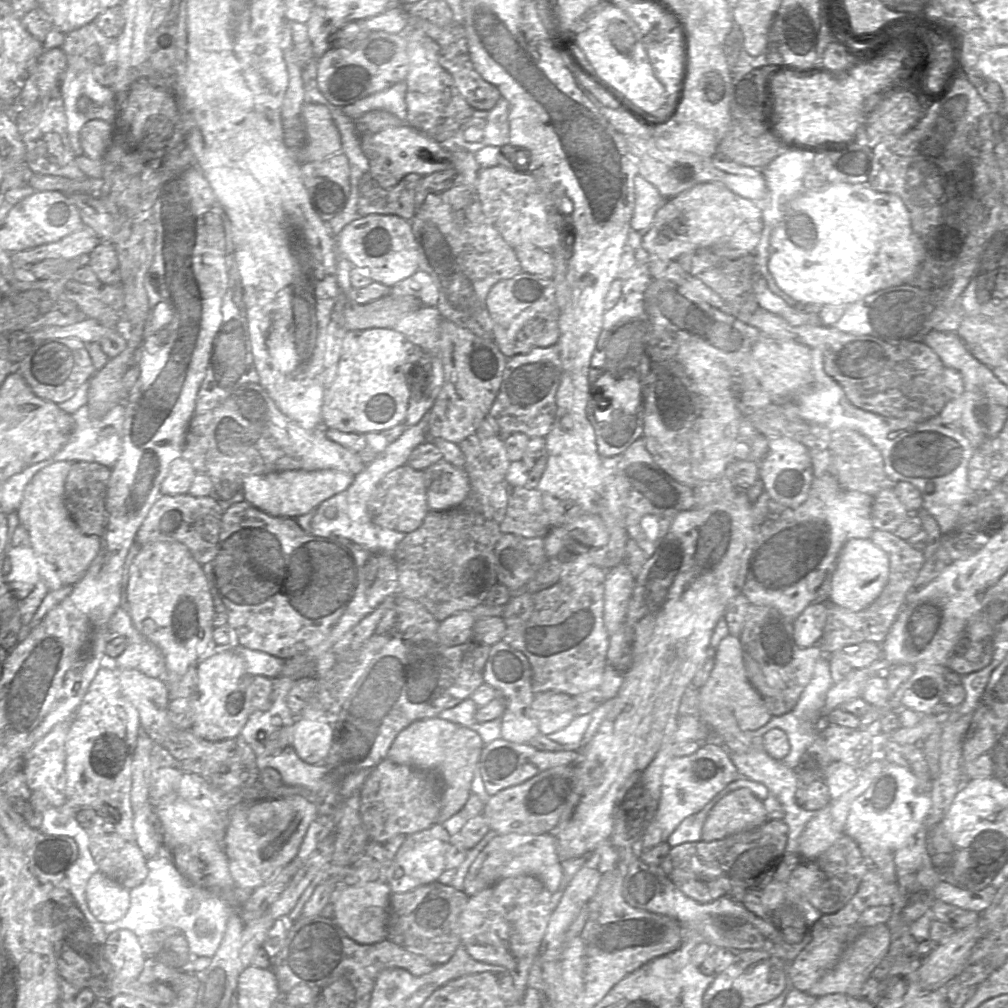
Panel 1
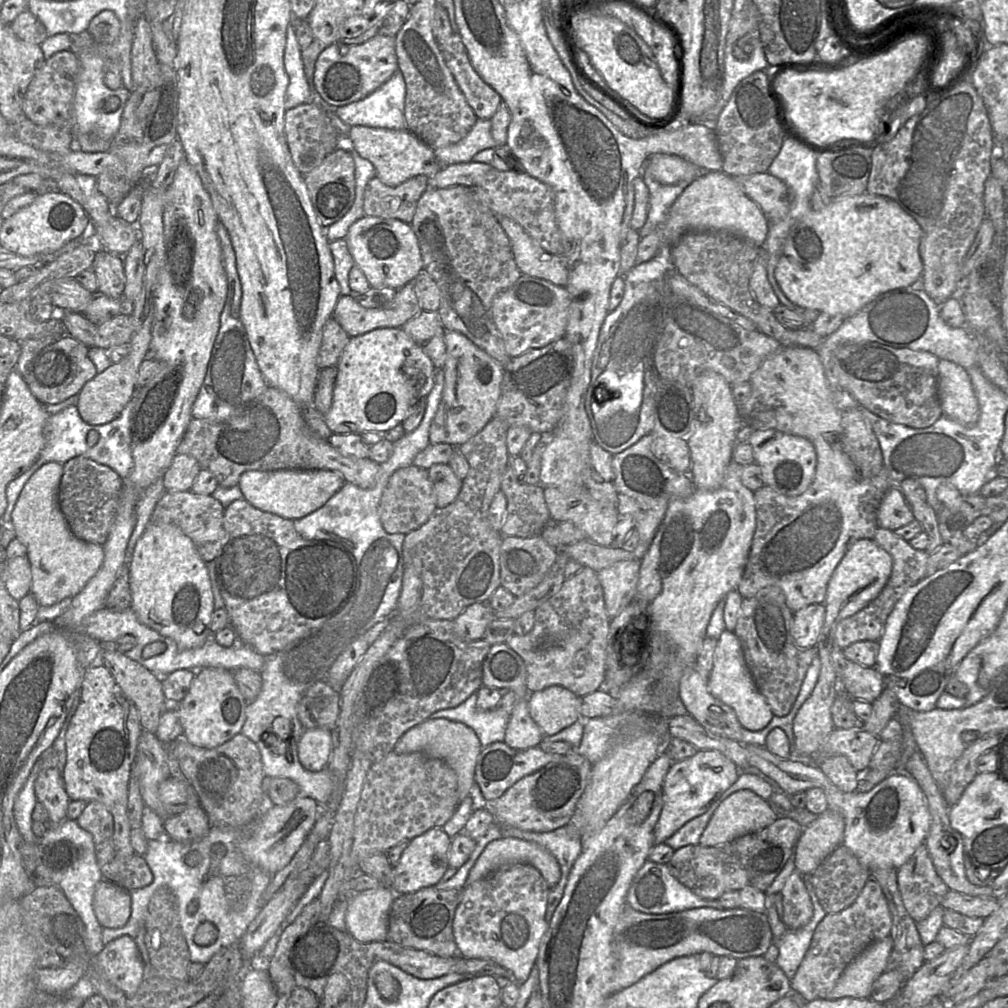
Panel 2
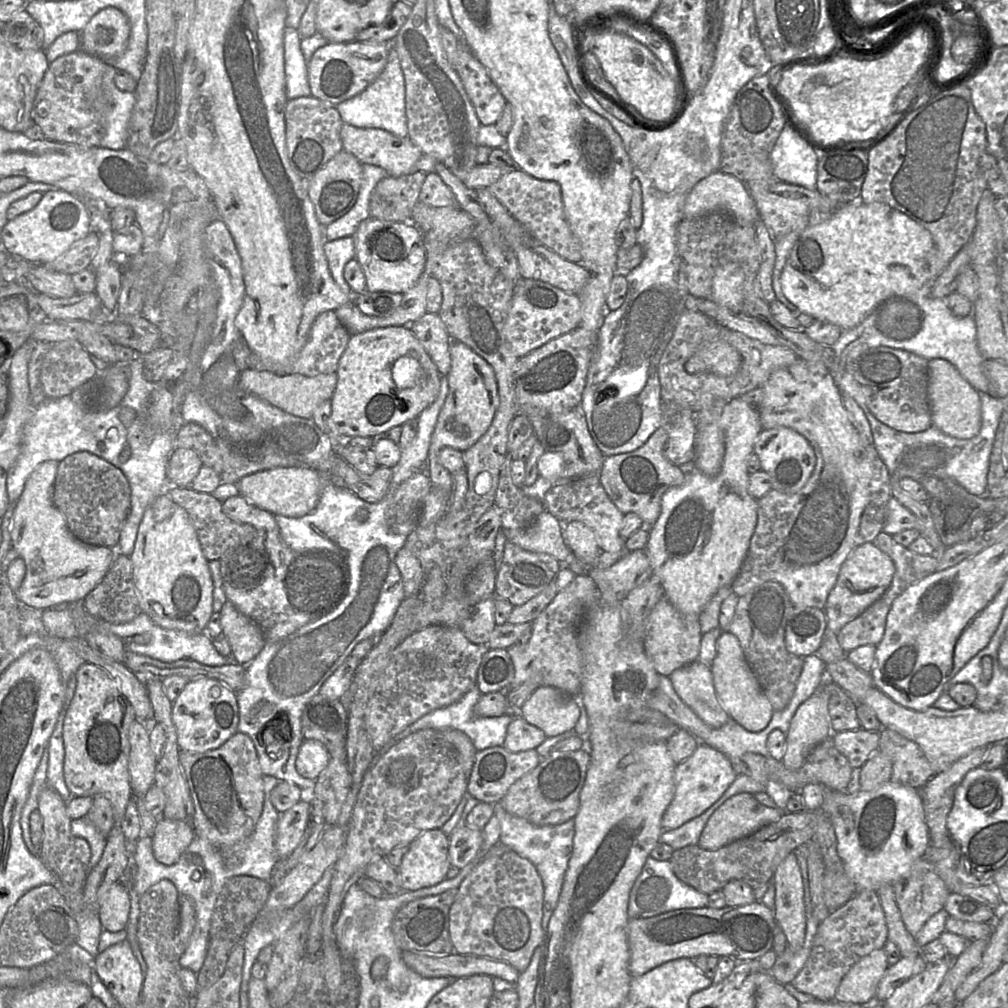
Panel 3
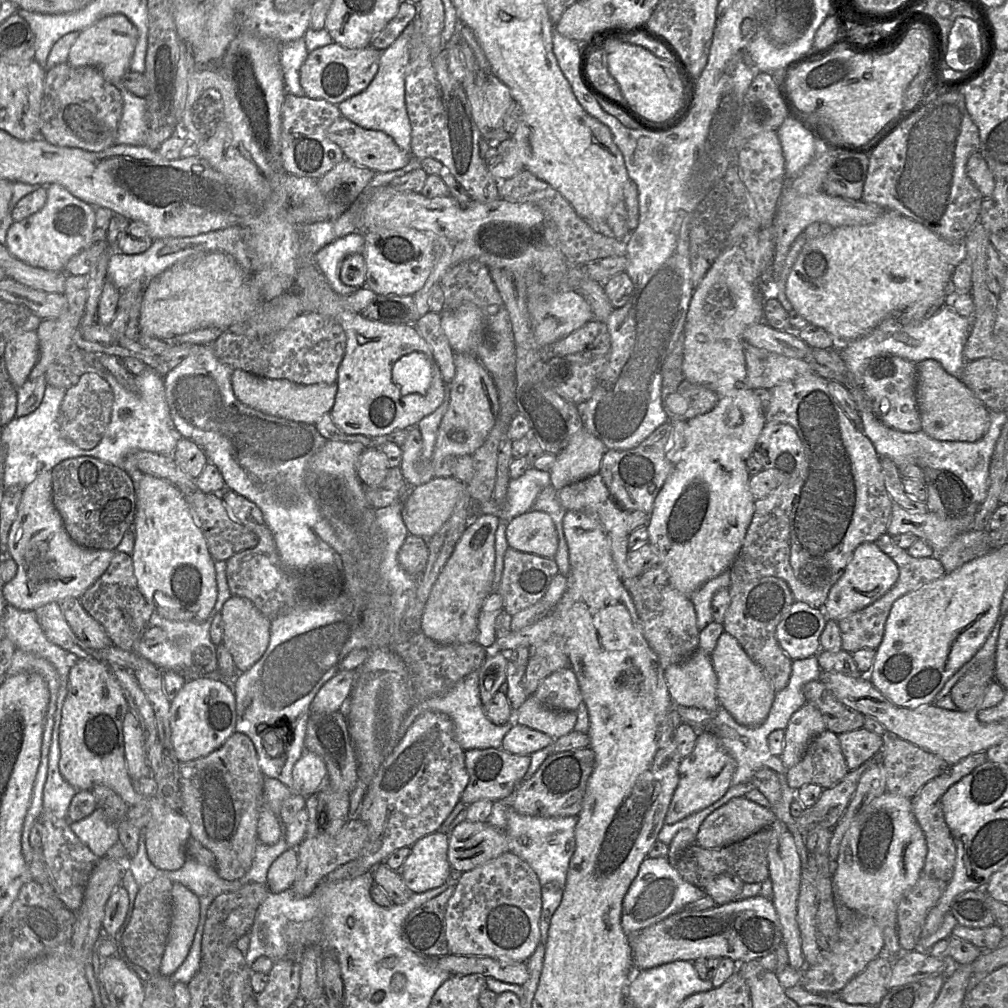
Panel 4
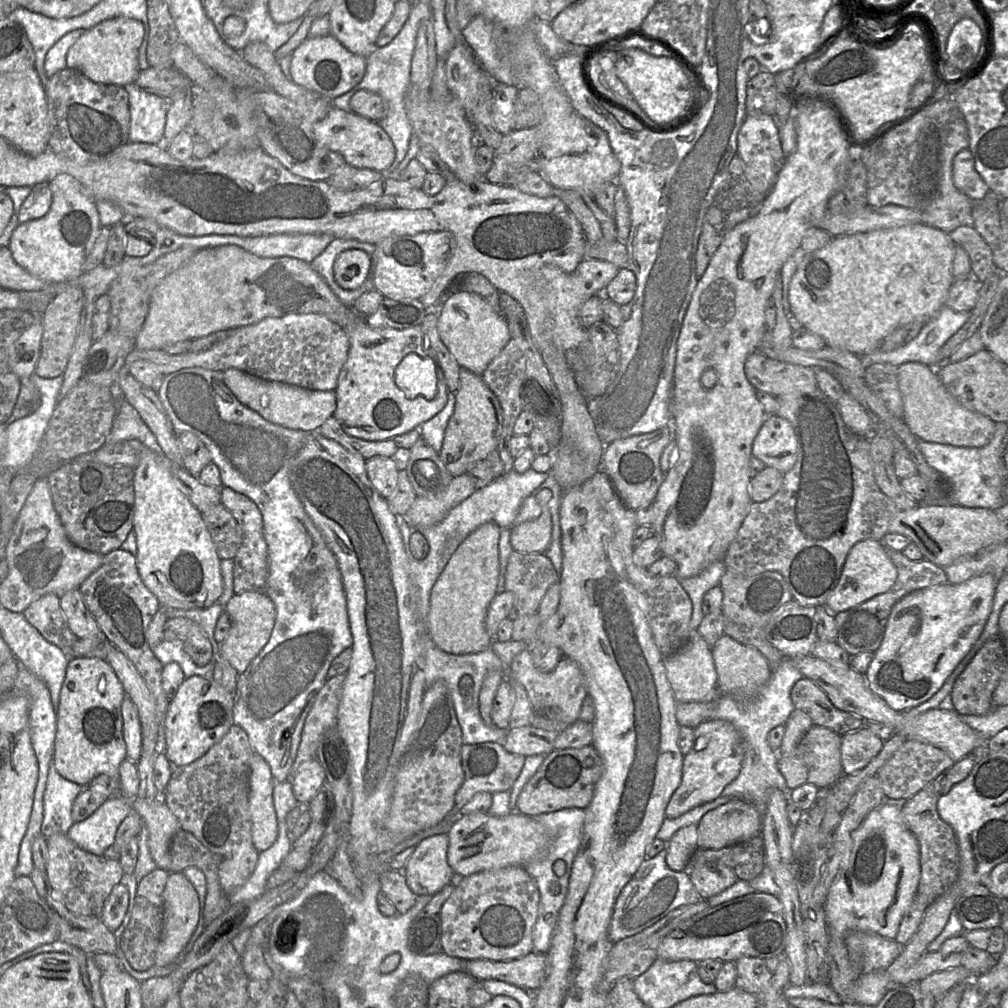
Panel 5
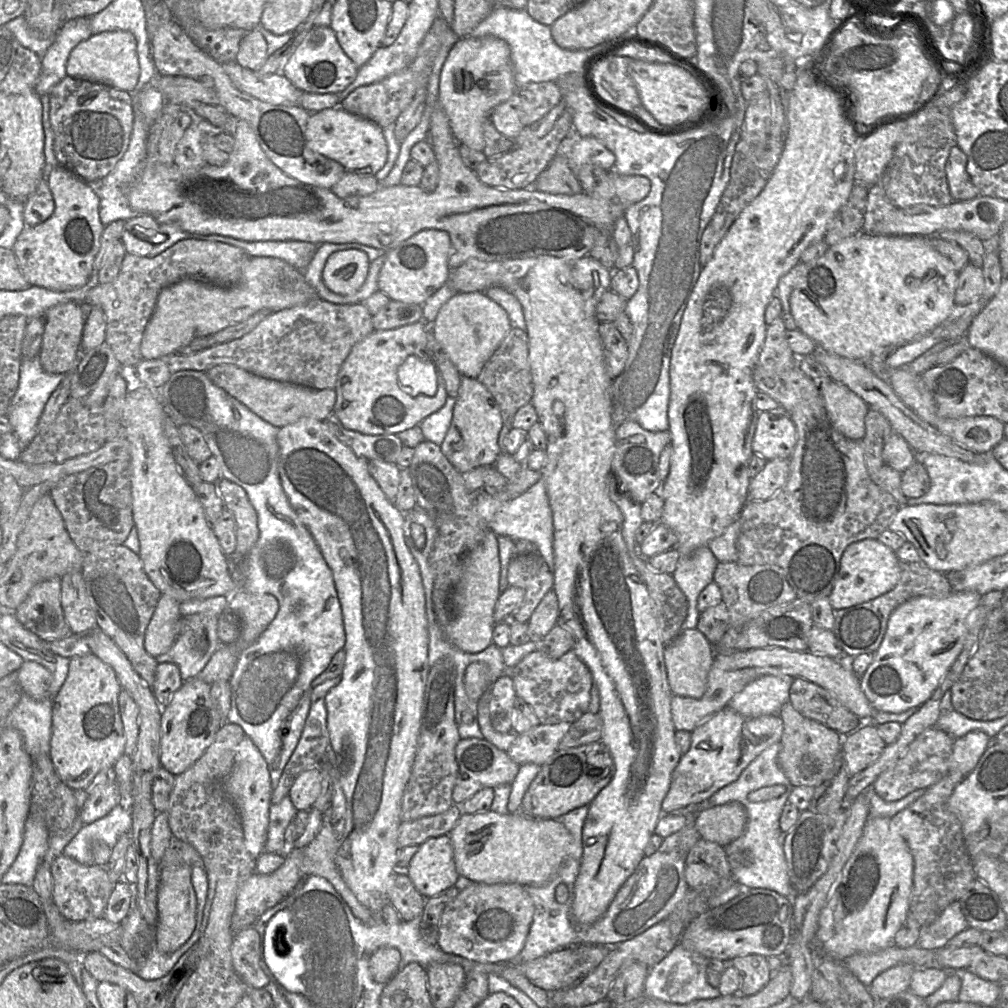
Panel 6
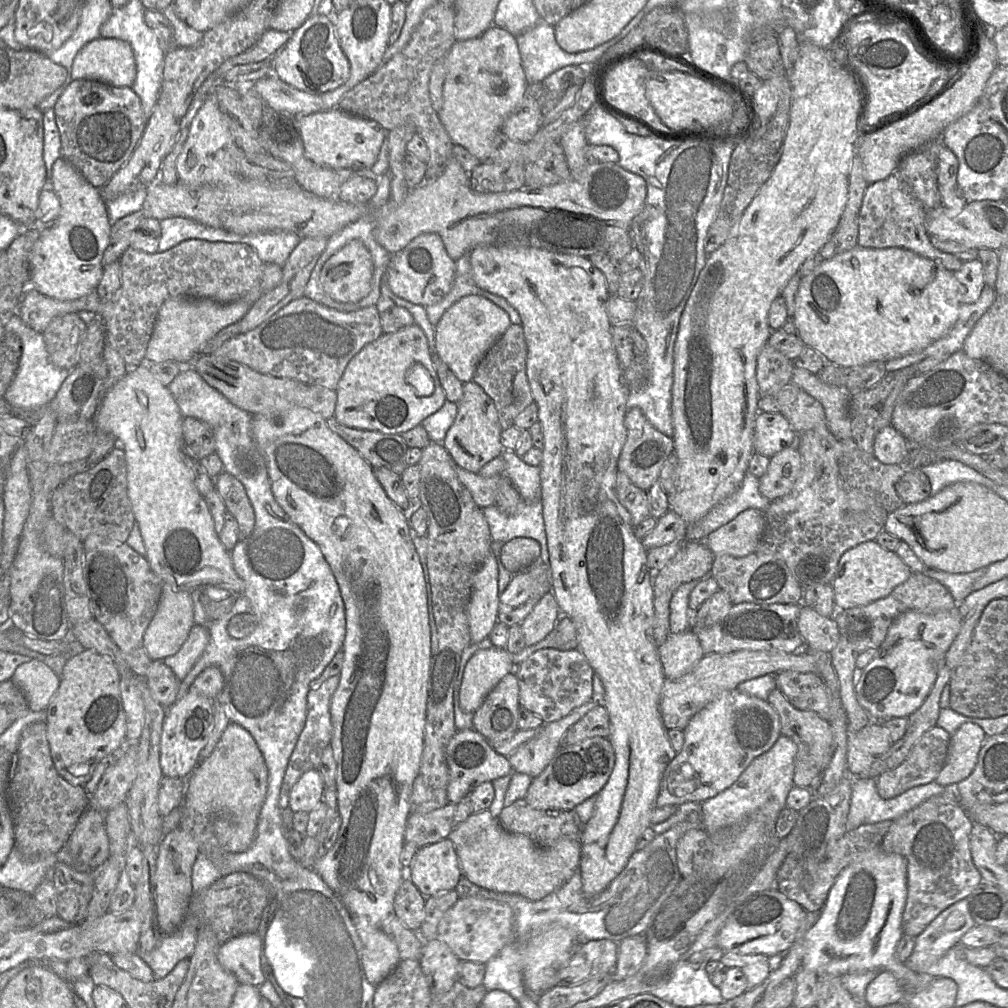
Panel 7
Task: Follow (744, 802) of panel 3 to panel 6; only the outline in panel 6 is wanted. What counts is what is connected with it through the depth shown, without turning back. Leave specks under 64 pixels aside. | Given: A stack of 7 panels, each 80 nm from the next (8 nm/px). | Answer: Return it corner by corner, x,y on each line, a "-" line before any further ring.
731,802
699,811
695,823
702,839
725,847
744,832
747,813
742,804

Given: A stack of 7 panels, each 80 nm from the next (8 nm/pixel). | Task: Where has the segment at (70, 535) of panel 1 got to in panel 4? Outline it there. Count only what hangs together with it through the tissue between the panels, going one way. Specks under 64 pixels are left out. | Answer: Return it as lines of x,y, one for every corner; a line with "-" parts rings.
50,470
39,474
30,484
25,486
22,492
20,503
18,505
17,516
14,522
12,523
12,526
9,532
6,557
10,557
16,562
17,573
11,581
4,584
4,586
1,588
1,593
6,604
9,604
19,610
35,611
37,608
45,604
48,604
50,602
58,602
60,604
62,600
69,597
80,598
81,595
105,572
105,570
108,568
111,562
114,552
116,552
116,551
105,550
105,549
85,548
76,544
69,537
68,533
65,530
63,520
52,501
52,473
51,472
52,471

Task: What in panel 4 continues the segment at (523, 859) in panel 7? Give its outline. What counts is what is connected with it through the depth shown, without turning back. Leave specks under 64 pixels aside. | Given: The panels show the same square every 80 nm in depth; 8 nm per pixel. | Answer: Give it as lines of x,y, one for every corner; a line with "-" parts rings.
464,820
449,834
448,861
452,869
469,871
508,851
505,830
486,822

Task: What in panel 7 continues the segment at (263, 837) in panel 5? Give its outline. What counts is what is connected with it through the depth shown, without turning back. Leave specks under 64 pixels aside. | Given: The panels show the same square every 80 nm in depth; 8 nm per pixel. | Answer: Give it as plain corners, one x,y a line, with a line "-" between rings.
230,722
212,753
188,776
182,806
202,815
216,816
217,842
228,852
243,852
254,841
267,787
268,769
263,754
245,728

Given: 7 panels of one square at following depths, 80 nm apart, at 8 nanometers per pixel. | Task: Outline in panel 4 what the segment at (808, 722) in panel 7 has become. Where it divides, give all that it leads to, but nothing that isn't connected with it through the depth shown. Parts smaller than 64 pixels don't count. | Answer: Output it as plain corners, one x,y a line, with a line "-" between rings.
826,729
811,740
801,760
786,770
786,780
794,790
807,784
827,789
839,783
848,772
838,735

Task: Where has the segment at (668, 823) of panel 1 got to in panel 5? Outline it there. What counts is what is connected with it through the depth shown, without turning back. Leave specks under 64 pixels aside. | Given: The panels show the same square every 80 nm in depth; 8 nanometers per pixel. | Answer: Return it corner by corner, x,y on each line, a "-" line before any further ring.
708,719
699,724
694,730
693,747
683,759
681,782
665,809
666,818
677,818
721,796
723,789
739,775
743,757
743,739
730,722

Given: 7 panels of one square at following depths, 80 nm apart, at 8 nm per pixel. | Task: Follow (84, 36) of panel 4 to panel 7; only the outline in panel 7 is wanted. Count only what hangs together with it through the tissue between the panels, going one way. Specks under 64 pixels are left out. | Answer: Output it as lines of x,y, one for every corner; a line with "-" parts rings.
100,36
76,54
71,77
73,80
96,80
117,87
132,87
136,77
133,50
124,40

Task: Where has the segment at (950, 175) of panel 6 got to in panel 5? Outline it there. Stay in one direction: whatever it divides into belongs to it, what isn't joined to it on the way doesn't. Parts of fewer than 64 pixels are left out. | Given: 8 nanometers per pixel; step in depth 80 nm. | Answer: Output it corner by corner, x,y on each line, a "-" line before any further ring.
969,149
956,154
952,170
955,186
974,202
985,199
990,193
989,186
975,168
975,159

